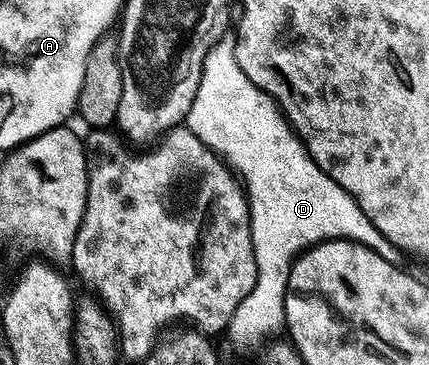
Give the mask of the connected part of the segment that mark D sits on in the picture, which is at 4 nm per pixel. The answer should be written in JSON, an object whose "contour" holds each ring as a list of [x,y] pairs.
{"contour":[[[227,30],[207,54],[200,86],[196,90],[196,98],[188,110],[184,124],[192,130],[192,134],[196,134],[196,138],[200,138],[200,142],[204,142],[204,146],[208,146],[222,157],[244,181],[244,191],[250,205],[250,233],[258,273],[256,286],[252,286],[248,298],[244,298],[240,306],[236,306],[236,314],[232,314],[230,319],[228,337],[230,336],[236,347],[242,348],[263,338],[273,337],[281,333],[278,331],[286,328],[290,268],[296,262],[296,257],[305,253],[307,248],[321,245],[324,240],[352,240],[355,245],[367,248],[373,255],[384,258],[386,264],[391,264],[394,260],[404,260],[404,254],[396,246],[392,246],[392,242],[388,242],[388,238],[384,238],[380,230],[376,230],[376,226],[372,226],[372,222],[364,214],[364,210],[360,210],[357,202],[340,185],[332,182],[332,178],[324,174],[320,166],[316,166],[316,162],[310,157],[301,140],[294,135],[293,128],[287,123],[273,98],[257,88],[248,78],[248,74],[240,70],[240,62],[236,62],[234,38],[235,33]]]}

